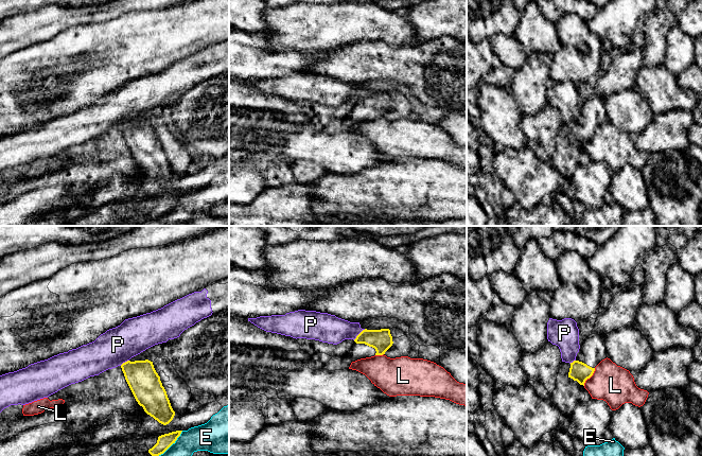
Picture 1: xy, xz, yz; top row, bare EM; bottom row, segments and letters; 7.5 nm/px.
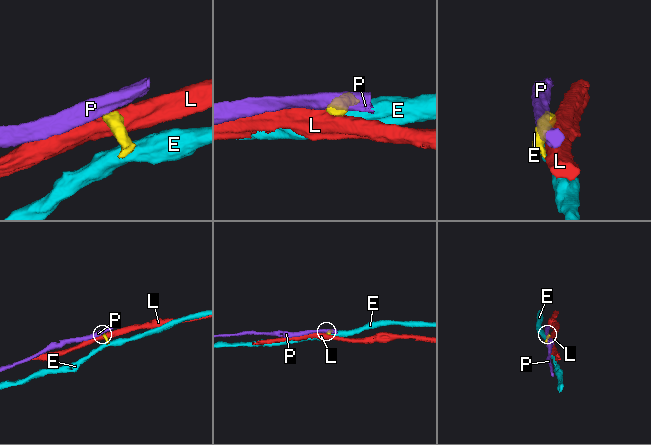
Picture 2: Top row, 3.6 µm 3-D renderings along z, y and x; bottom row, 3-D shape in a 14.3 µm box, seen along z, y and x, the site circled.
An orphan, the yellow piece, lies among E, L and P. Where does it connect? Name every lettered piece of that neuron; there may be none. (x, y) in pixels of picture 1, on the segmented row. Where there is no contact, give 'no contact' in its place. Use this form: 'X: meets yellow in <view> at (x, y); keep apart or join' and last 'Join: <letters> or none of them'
E: meets yellow in xy at (171, 444); keep apart
L: meets yellow in yz at (590, 376); keep apart
P: meets yellow in xz at (358, 334); keep apart
Join: none of them

